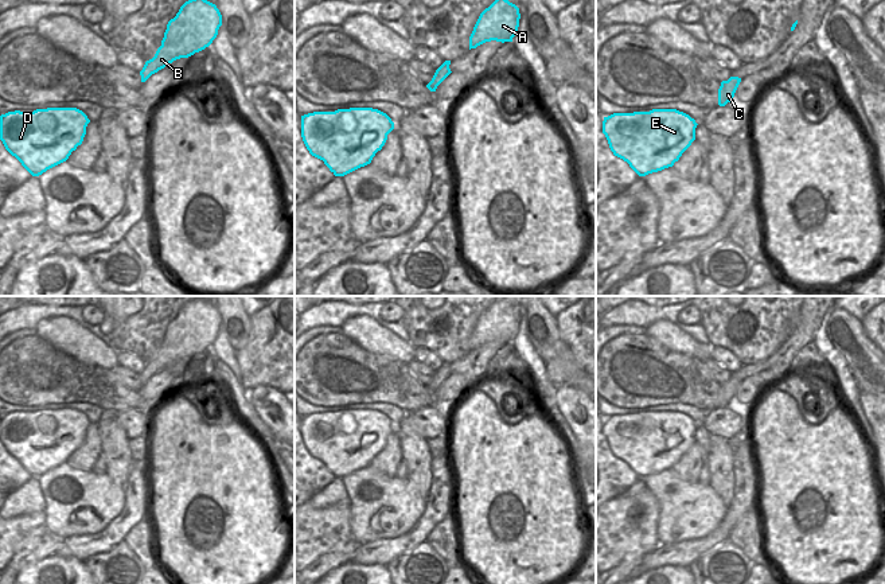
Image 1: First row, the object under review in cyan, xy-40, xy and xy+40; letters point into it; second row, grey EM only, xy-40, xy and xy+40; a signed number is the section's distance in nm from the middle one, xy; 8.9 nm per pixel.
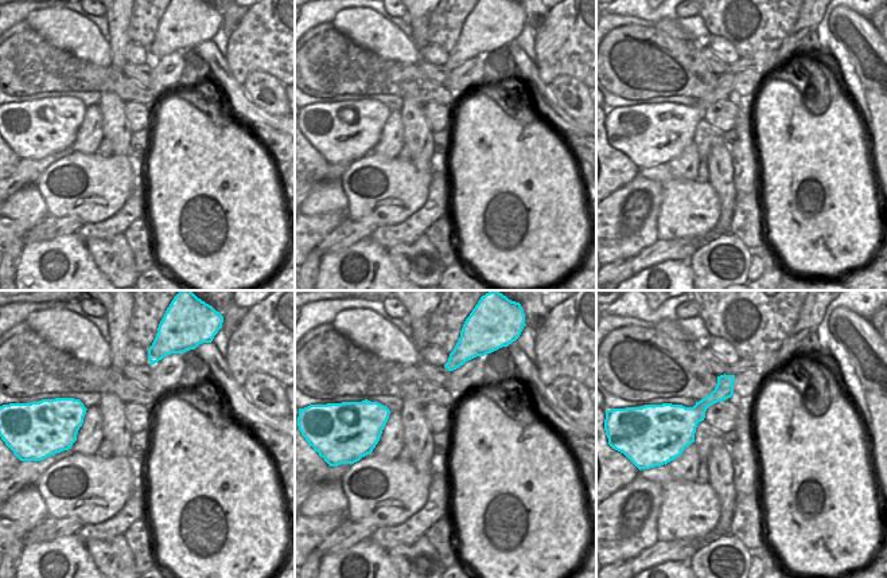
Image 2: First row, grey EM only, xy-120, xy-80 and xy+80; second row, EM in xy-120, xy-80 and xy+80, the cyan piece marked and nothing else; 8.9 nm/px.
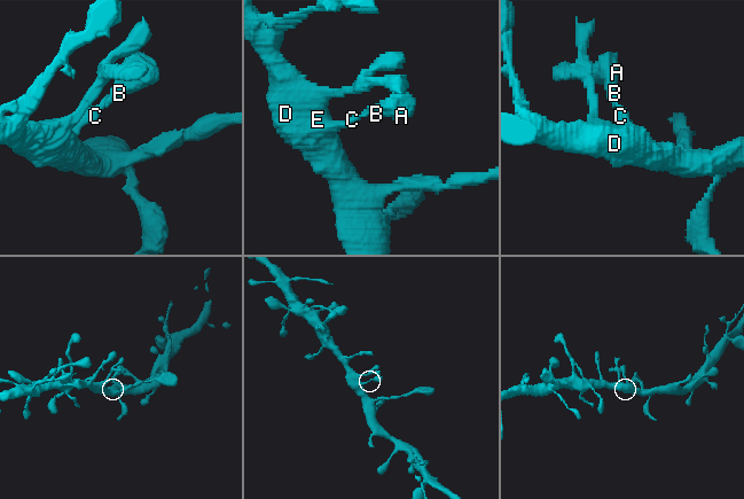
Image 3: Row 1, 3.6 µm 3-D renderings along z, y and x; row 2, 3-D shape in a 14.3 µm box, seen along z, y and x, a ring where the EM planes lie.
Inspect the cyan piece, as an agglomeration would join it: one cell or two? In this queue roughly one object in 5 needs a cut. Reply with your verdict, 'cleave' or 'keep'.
keep

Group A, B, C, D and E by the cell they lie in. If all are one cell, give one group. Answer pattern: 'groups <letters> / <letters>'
groups A B C D E

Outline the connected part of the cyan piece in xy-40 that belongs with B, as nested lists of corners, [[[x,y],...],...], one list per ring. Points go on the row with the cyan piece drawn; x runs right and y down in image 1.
[[[207,0],[186,1],[167,24],[161,46],[140,71],[141,82],[180,58],[188,58],[208,47],[222,26],[222,15]]]

